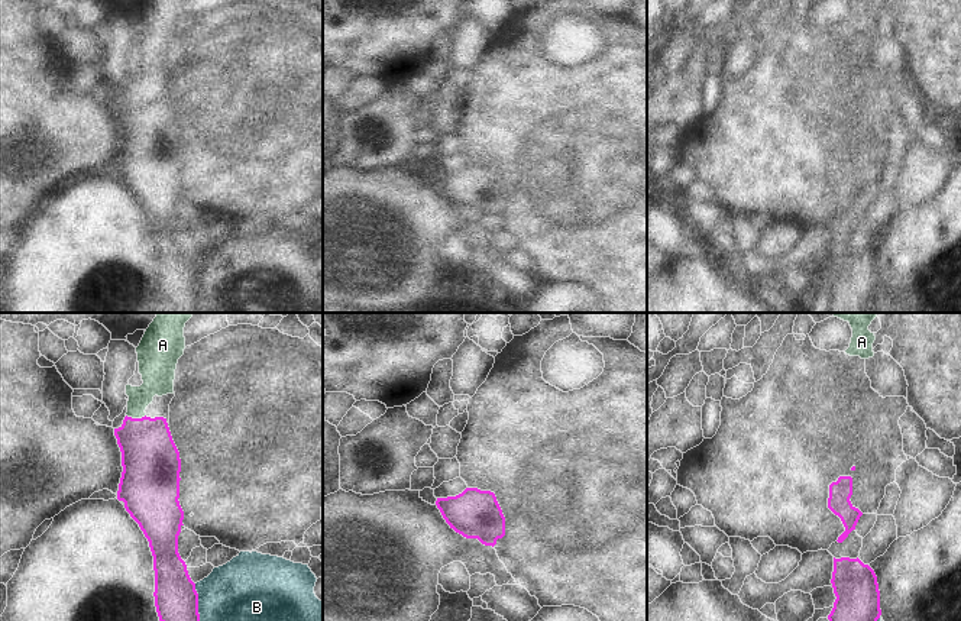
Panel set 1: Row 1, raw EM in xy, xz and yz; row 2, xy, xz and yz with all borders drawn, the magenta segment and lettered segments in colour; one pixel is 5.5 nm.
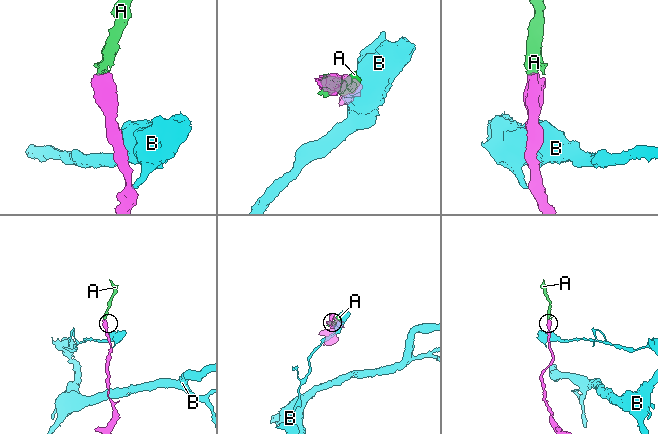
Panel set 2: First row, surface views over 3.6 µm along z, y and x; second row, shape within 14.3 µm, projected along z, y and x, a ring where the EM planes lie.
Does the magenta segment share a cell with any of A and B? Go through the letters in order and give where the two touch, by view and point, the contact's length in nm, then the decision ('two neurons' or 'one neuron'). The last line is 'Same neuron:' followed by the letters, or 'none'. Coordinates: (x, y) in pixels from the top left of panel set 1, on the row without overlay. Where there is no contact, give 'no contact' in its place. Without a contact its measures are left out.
A: meets magenta in xy at (136, 94); contact 110 nm long; one neuron
B: meets magenta in xy at (197, 285); contact 300 nm long; two neurons
Same neuron: A

